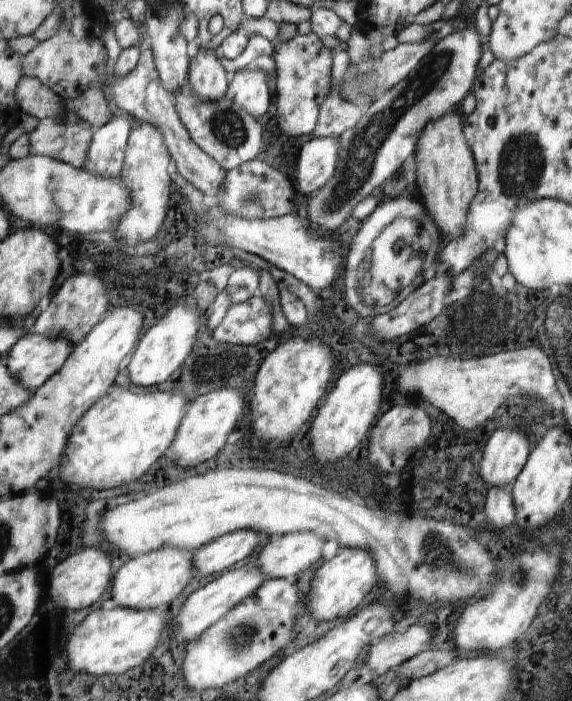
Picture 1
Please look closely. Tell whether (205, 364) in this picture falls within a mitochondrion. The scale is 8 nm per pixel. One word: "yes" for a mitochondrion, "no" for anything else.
no

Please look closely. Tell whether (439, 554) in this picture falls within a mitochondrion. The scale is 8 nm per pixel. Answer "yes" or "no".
yes

